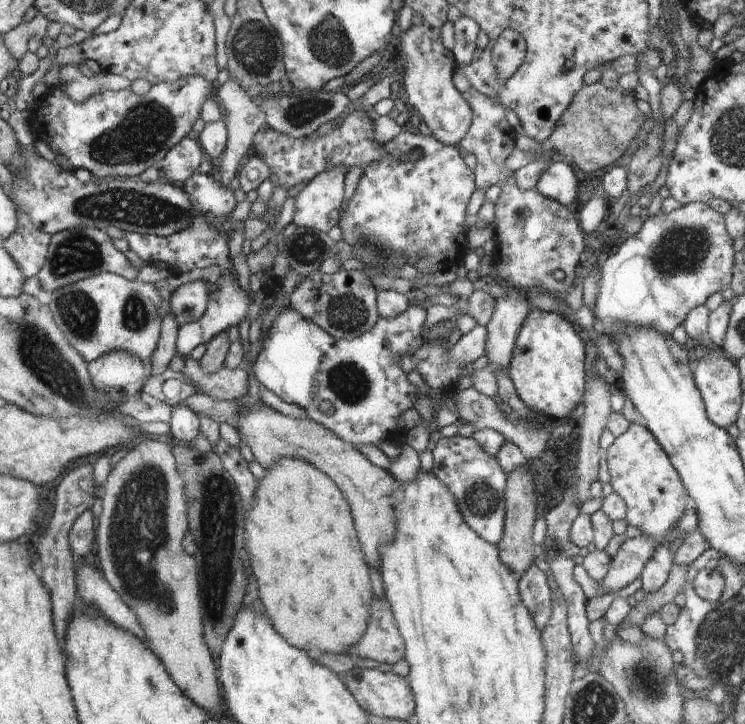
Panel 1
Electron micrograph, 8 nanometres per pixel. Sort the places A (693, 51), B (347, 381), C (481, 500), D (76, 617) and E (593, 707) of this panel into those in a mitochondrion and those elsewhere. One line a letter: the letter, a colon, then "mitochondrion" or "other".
A: other
B: mitochondrion
C: mitochondrion
D: other
E: mitochondrion

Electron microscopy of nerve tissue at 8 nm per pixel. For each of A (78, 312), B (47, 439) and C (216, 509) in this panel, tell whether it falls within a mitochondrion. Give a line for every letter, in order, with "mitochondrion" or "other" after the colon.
A: mitochondrion
B: other
C: mitochondrion

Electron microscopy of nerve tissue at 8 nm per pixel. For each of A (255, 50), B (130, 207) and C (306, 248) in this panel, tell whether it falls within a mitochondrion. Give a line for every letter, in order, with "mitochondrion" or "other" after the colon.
A: mitochondrion
B: mitochondrion
C: mitochondrion

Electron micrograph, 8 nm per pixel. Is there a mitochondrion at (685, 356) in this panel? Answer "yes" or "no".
no

